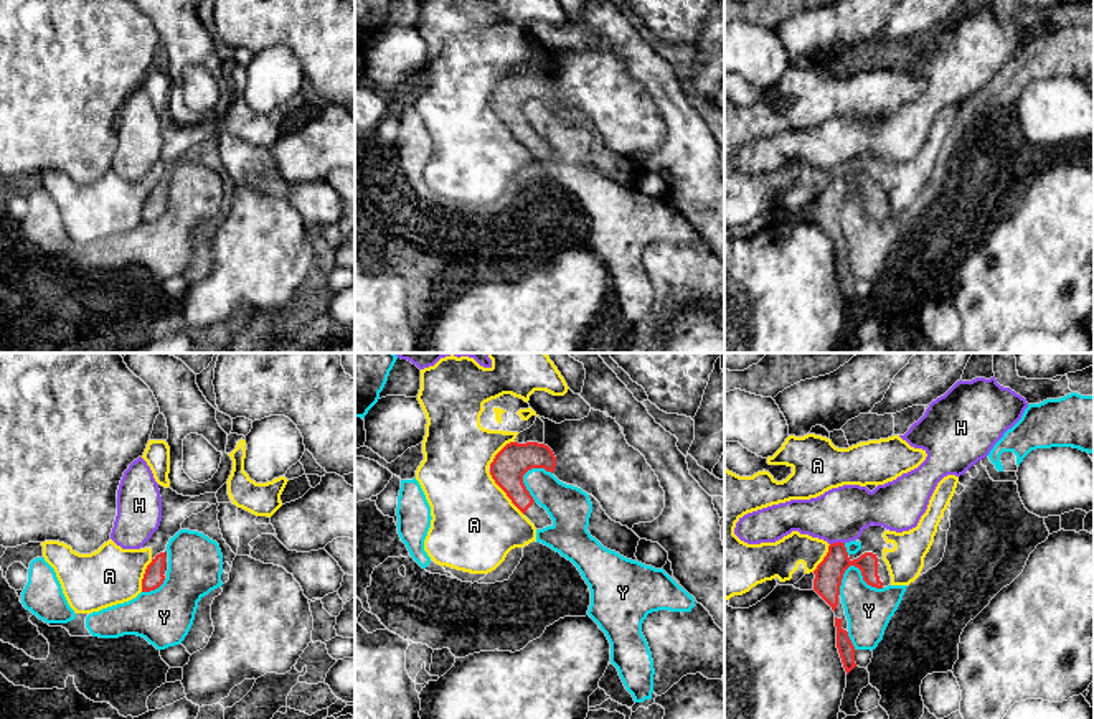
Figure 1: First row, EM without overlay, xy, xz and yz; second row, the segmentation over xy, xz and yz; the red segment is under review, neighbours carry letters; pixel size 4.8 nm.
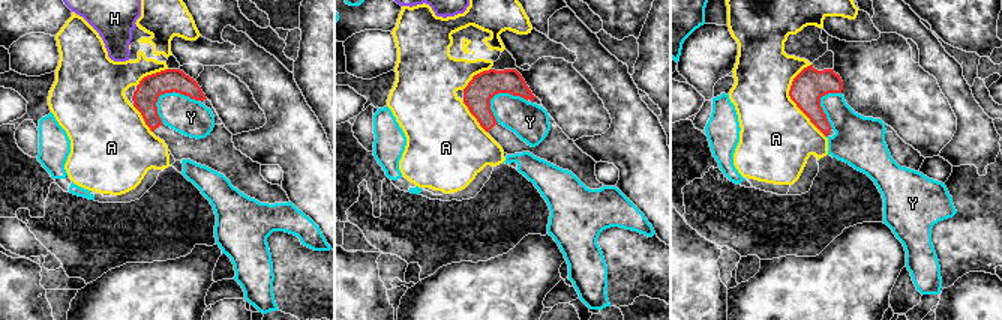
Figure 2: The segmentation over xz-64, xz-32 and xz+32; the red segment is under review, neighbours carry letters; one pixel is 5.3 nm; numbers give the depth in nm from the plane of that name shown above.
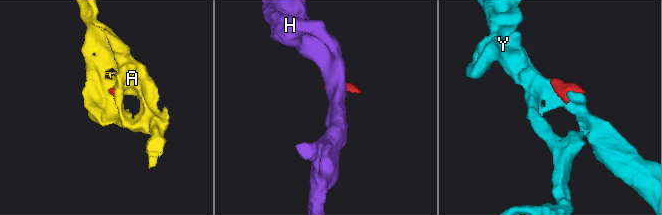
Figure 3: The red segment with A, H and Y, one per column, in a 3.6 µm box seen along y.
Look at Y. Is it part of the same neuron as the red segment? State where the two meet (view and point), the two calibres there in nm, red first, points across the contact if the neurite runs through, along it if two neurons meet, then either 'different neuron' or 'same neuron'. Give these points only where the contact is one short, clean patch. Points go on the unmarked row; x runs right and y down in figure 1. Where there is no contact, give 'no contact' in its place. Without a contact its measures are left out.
contact yz (855, 197); calibres 140 and 220 nm; different neuron

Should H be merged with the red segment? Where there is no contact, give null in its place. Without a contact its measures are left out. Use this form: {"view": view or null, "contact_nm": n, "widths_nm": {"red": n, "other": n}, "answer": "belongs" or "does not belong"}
{"view": "yz", "contact_nm": 70, "widths_nm": {"red": 140, "other": 260}, "answer": "does not belong"}

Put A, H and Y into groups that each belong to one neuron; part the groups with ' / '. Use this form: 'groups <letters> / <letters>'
groups A / H / Y

